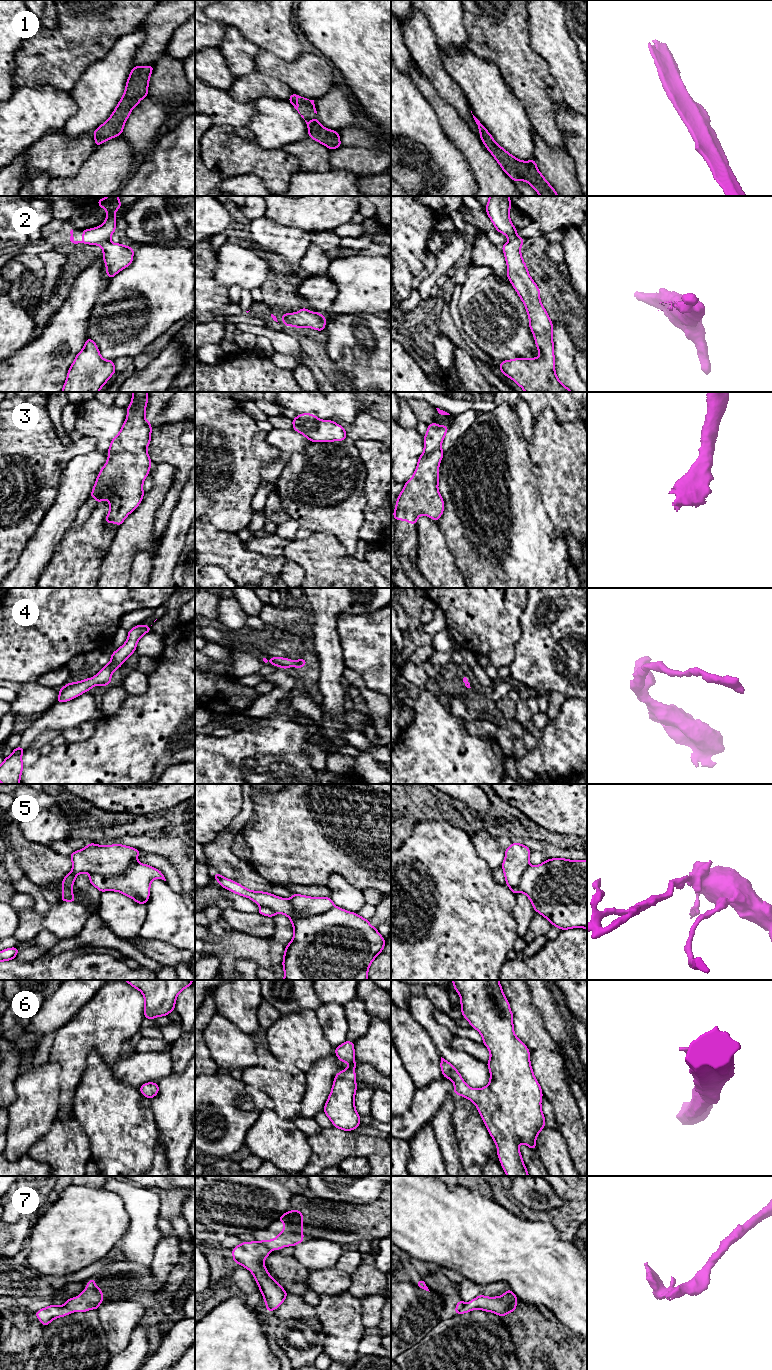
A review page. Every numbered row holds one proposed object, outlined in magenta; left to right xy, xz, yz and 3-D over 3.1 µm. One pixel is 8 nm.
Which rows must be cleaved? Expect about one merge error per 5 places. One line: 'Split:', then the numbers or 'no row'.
Split: 5, 7

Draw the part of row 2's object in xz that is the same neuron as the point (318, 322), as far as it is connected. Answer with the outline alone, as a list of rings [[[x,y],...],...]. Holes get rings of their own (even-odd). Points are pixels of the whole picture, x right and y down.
[[[303,306],[300,311],[295,313],[286,313],[281,315],[284,326],[293,326],[299,329],[312,328],[314,330],[324,331],[326,324],[326,316],[316,312],[311,312]]]

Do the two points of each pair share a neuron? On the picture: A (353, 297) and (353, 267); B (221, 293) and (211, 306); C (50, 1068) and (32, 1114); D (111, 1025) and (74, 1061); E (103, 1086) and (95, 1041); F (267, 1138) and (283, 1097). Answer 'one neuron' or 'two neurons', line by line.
A: one neuron
B: one neuron
C: one neuron
D: one neuron
E: two neurons
F: two neurons

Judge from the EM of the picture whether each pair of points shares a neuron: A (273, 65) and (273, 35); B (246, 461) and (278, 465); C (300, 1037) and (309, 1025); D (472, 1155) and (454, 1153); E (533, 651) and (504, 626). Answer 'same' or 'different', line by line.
A: different
B: different
C: same
D: different
E: different

